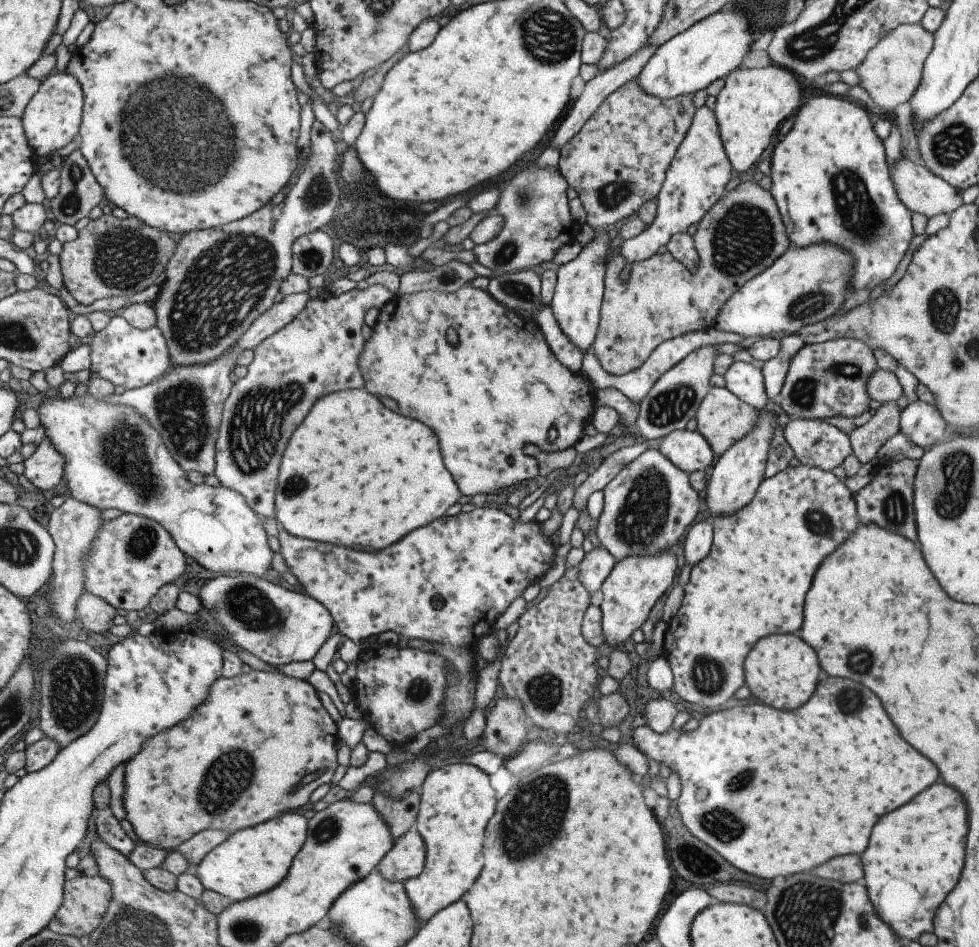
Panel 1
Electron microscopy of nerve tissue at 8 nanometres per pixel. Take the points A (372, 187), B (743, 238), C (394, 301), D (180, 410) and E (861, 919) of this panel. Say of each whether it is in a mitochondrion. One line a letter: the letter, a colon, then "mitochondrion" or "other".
A: other
B: mitochondrion
C: other
D: mitochondrion
E: mitochondrion

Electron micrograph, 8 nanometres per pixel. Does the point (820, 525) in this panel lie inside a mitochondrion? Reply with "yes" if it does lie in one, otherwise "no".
yes

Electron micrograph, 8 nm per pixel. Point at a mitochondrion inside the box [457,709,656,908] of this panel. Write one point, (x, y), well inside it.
(533, 818)

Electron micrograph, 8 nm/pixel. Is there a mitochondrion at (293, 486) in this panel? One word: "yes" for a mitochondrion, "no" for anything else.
yes

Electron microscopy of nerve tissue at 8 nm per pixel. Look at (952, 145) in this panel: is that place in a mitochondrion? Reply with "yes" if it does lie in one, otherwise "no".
yes

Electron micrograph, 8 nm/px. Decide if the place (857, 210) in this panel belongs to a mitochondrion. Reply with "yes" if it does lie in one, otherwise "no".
yes

